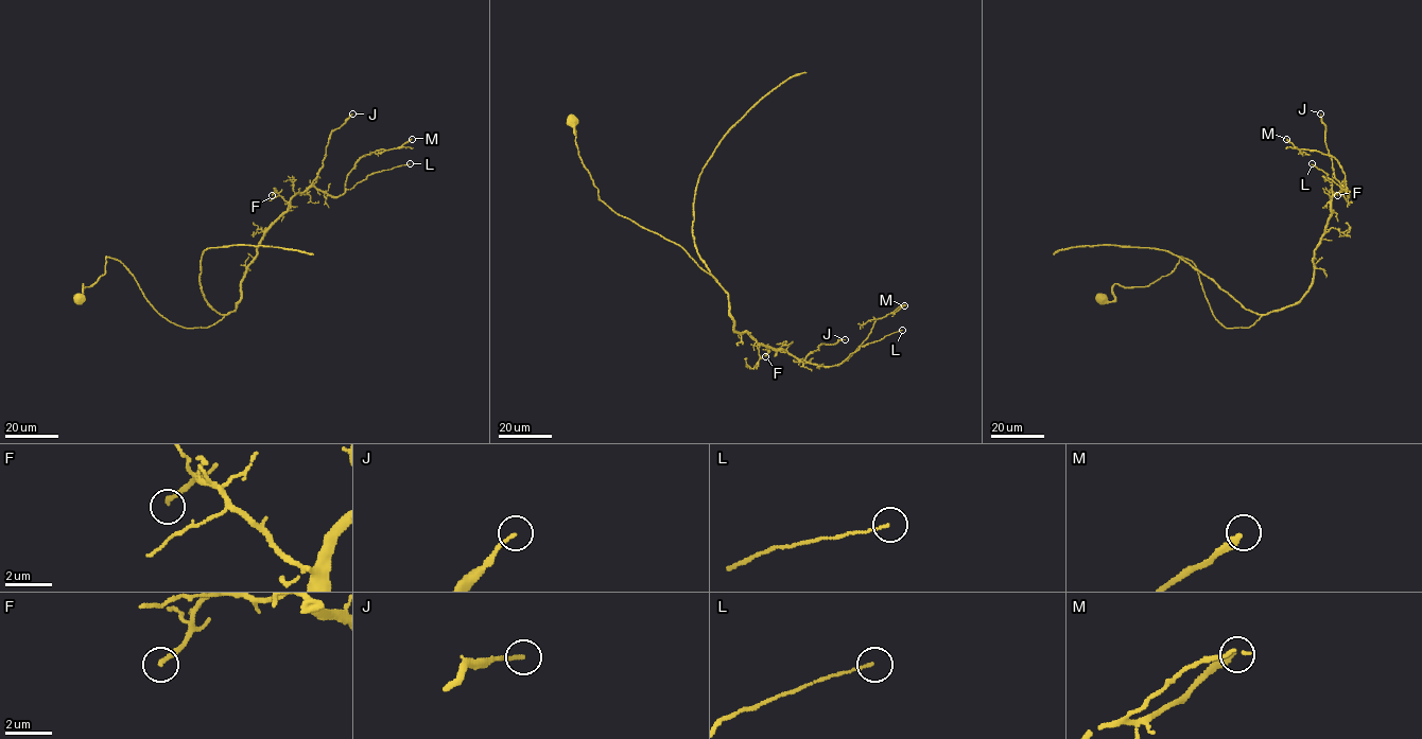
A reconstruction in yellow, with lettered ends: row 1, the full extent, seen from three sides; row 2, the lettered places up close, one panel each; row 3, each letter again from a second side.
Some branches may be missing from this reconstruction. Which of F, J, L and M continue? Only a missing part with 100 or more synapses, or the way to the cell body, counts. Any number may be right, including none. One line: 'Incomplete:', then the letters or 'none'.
Incomplete: none

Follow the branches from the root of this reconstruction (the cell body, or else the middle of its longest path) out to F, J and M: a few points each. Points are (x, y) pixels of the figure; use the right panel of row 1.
F: (1102, 298), (1114, 299), (1115, 284), (1148, 285), (1183, 257), (1214, 316), (1249, 327), (1307, 289), (1337, 195)
J: (1102, 298), (1114, 299), (1115, 284), (1148, 285), (1183, 257), (1226, 328), (1296, 304), (1341, 189), (1320, 113)
M: (1102, 298), (1183, 257), (1226, 328), (1296, 304), (1331, 197), (1348, 196), (1333, 157), (1286, 139)

